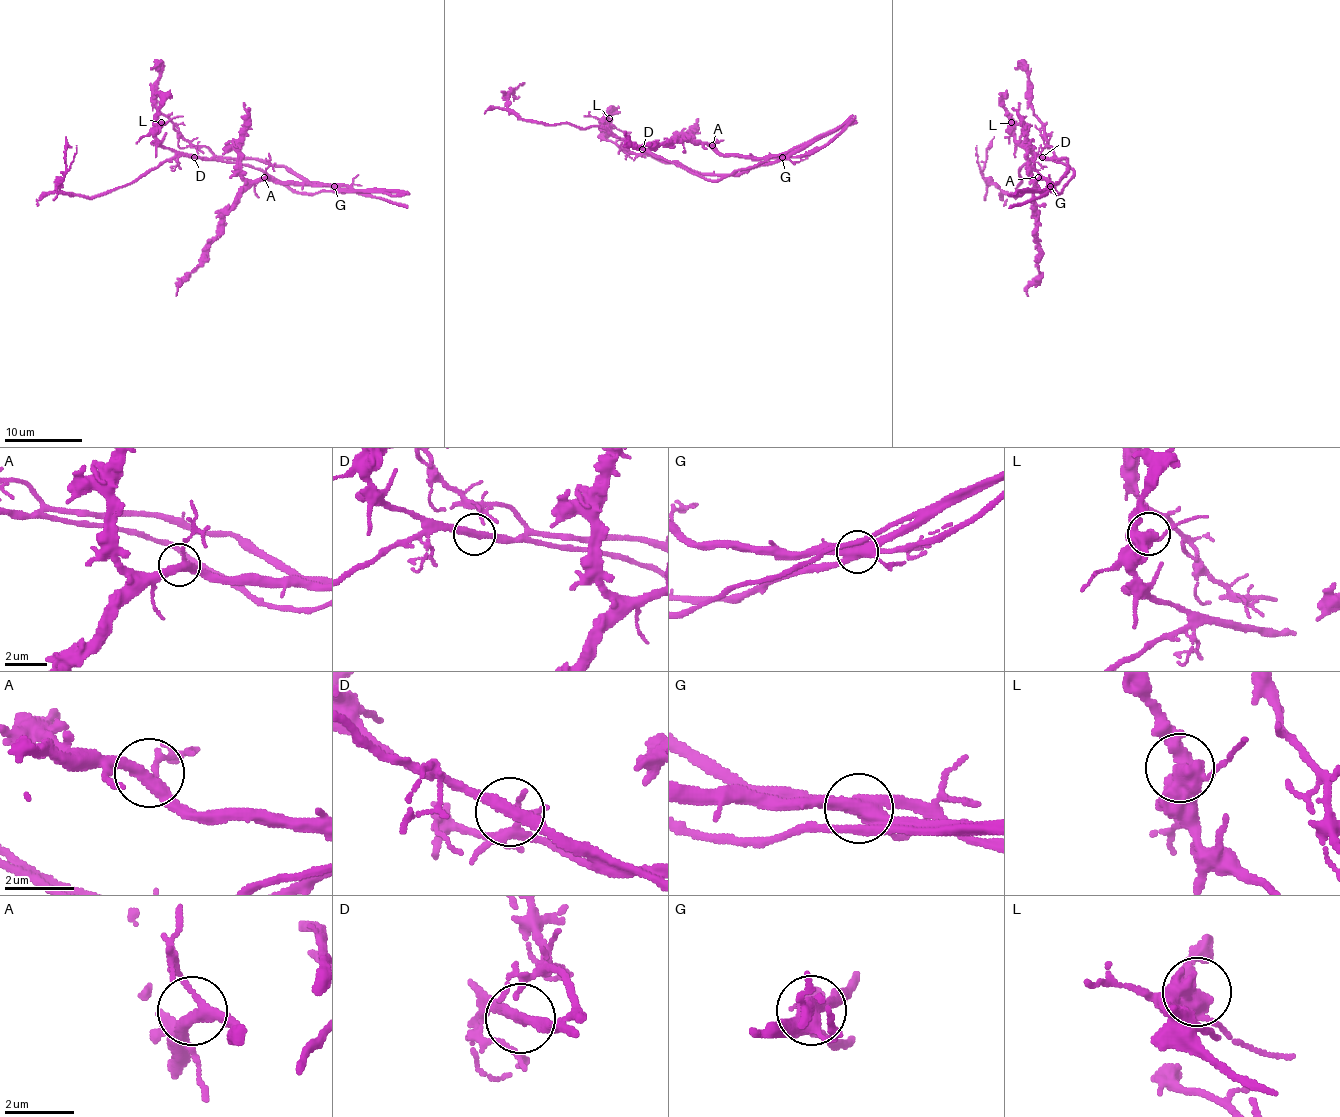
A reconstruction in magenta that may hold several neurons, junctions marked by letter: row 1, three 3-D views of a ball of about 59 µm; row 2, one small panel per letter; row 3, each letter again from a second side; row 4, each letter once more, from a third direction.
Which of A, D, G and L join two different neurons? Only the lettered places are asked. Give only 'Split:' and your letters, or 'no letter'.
Split: D, G

